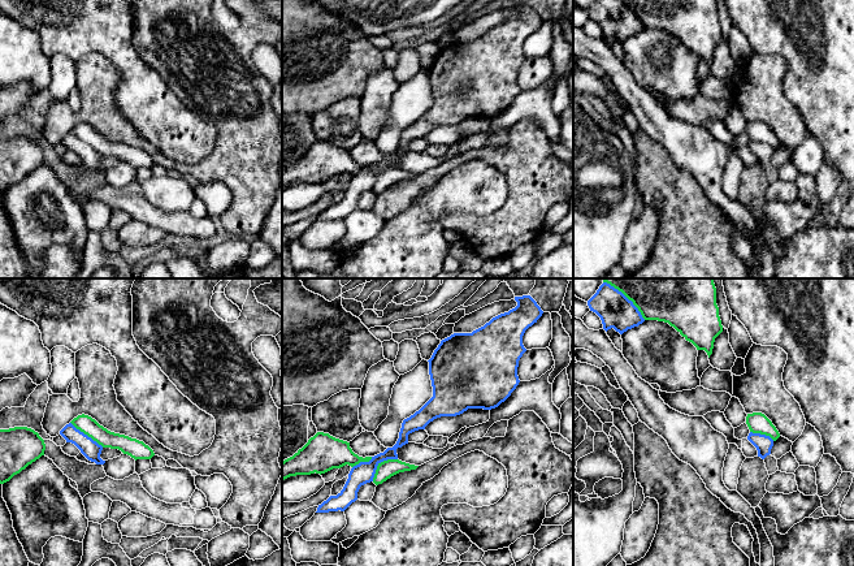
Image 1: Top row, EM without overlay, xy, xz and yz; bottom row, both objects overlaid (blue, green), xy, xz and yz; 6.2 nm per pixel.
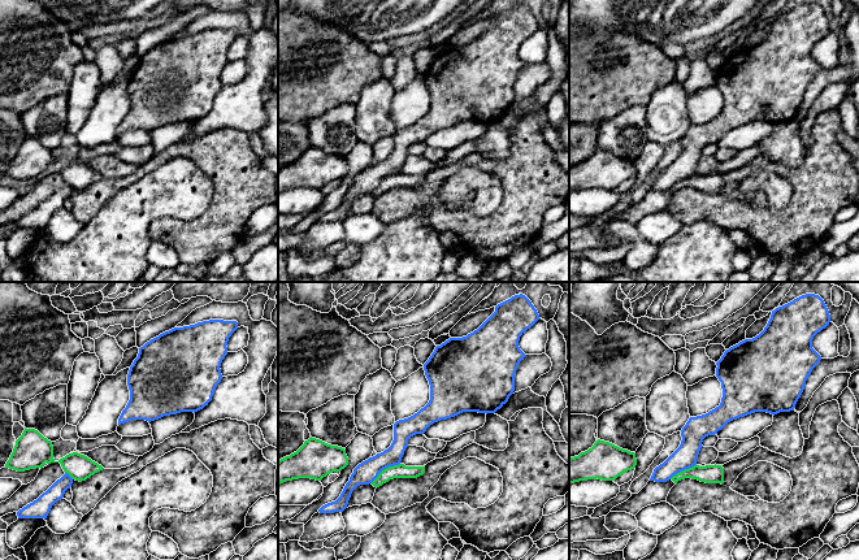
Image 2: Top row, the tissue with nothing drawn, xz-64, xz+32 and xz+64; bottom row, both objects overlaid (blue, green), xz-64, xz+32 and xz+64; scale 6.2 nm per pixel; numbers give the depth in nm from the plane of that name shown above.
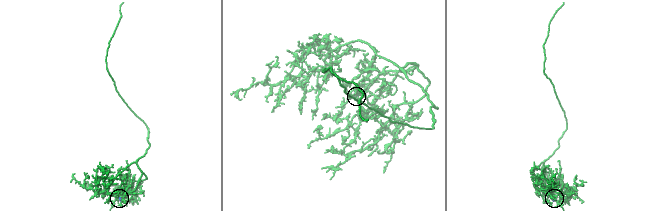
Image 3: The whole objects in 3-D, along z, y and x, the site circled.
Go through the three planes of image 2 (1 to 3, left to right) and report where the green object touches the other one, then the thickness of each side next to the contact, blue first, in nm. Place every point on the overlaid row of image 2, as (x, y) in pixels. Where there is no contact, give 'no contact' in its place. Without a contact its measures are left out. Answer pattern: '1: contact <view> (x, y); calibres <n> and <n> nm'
1: contact xz-64 (68, 474); calibres 110 and 190 nm
2: contact xz+32 (385, 468); calibres 140 and 90 nm
3: contact xz+64 (682, 469); calibres 150 and 110 nm

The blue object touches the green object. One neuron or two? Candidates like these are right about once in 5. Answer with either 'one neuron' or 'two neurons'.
two neurons

